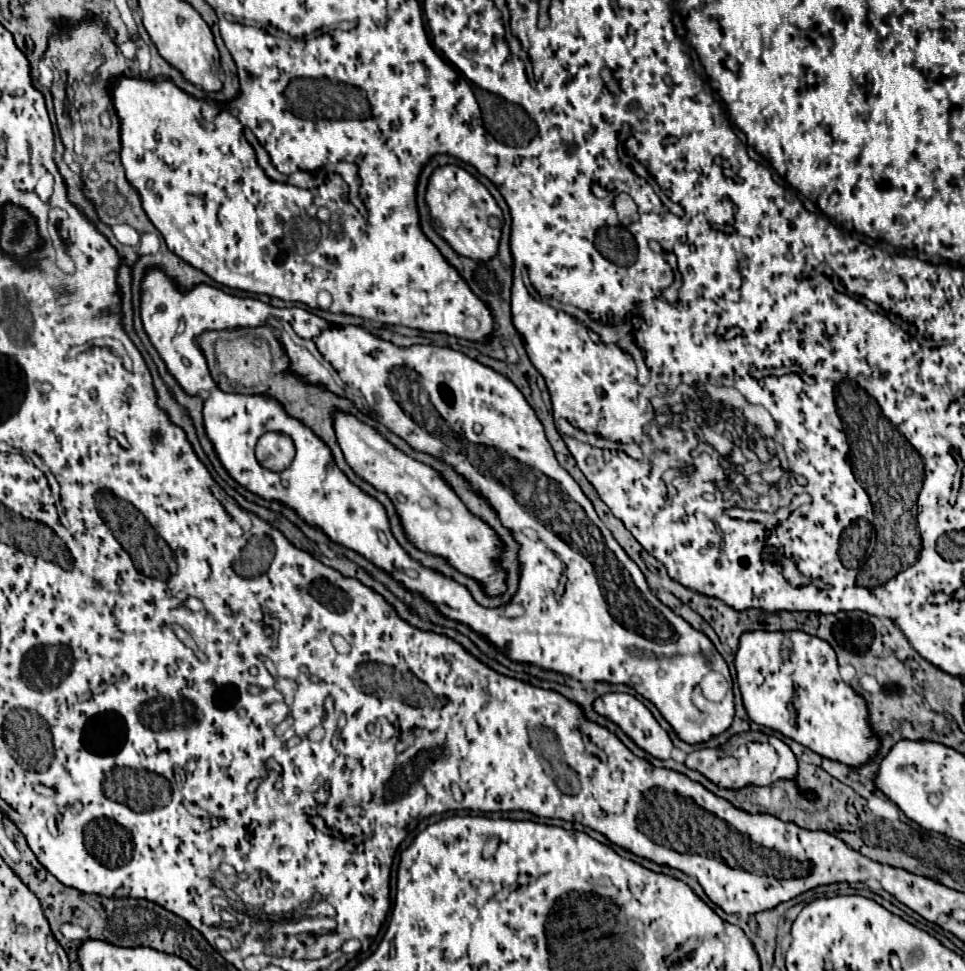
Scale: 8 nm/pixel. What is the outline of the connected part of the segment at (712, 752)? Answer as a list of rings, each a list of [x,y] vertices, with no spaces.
[[[742,732],[728,740],[722,748],[704,748],[688,754],[684,764],[690,770],[698,770],[712,784],[726,790],[742,790],[746,786],[770,786],[776,780],[796,780],[798,760],[796,754],[776,736],[762,732]]]

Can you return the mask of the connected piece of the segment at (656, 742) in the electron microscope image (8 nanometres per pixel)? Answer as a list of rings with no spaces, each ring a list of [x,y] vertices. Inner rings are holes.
[[[604,694],[594,700],[594,712],[604,716],[622,728],[626,736],[634,740],[638,748],[652,754],[658,760],[670,758],[672,742],[668,734],[654,720],[650,710],[632,694]]]

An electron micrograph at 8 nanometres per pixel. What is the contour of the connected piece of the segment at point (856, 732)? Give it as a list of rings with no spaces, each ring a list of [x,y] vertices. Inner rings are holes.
[[[746,632],[740,638],[740,648],[736,652],[736,676],[738,676],[740,690],[744,690],[744,708],[752,722],[766,726],[770,730],[782,732],[784,736],[800,742],[802,746],[810,748],[822,758],[836,760],[844,766],[860,768],[866,762],[870,762],[880,750],[878,736],[874,736],[874,728],[870,728],[866,700],[840,678],[836,654],[830,648],[830,644],[826,644],[826,640],[818,636],[778,636],[776,632]],[[784,644],[790,644],[794,652],[788,662],[782,662],[780,658],[780,650]],[[790,700],[794,700],[796,712],[798,712],[796,726],[792,726],[792,720],[790,720],[790,710],[788,710]]]

